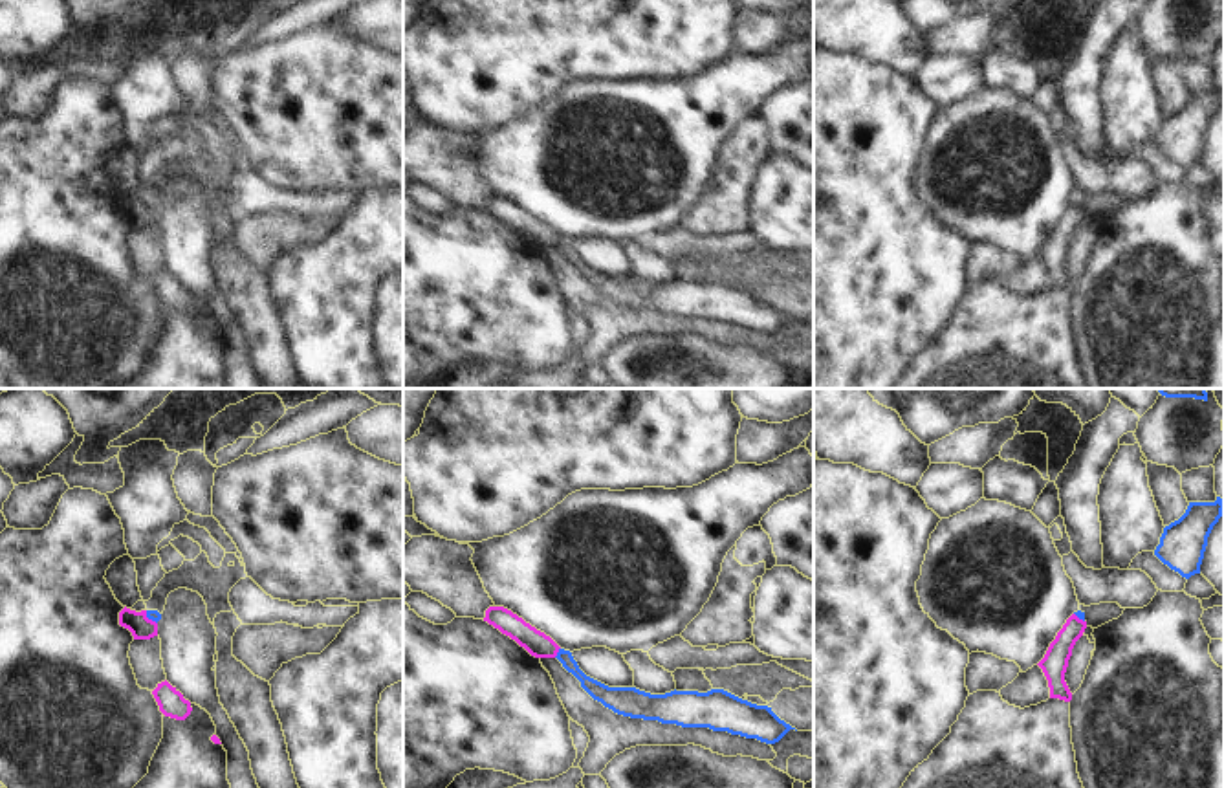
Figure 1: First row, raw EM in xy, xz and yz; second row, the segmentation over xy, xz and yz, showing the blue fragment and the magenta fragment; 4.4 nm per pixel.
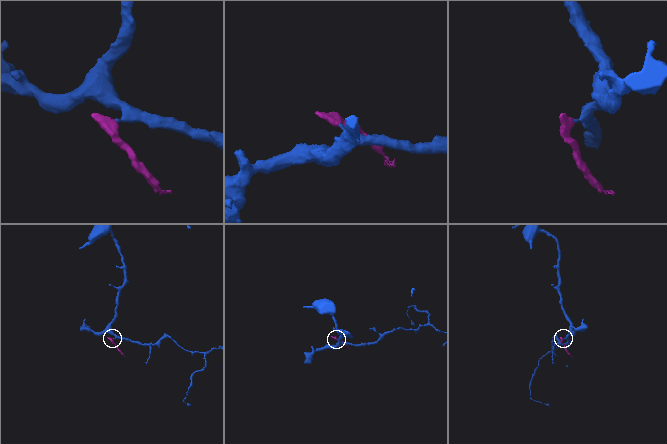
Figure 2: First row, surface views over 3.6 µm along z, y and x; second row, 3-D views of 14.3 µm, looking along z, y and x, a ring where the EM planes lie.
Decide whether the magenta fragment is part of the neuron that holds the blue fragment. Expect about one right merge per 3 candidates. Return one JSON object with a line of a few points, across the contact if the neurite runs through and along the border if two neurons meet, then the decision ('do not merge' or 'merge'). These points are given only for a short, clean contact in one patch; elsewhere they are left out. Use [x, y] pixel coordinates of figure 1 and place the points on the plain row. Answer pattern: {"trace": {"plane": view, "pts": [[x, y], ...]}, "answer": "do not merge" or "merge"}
{"trace": {"plane": "xz", "pts": [[559, 237], [554, 246]]}, "answer": "do not merge"}

